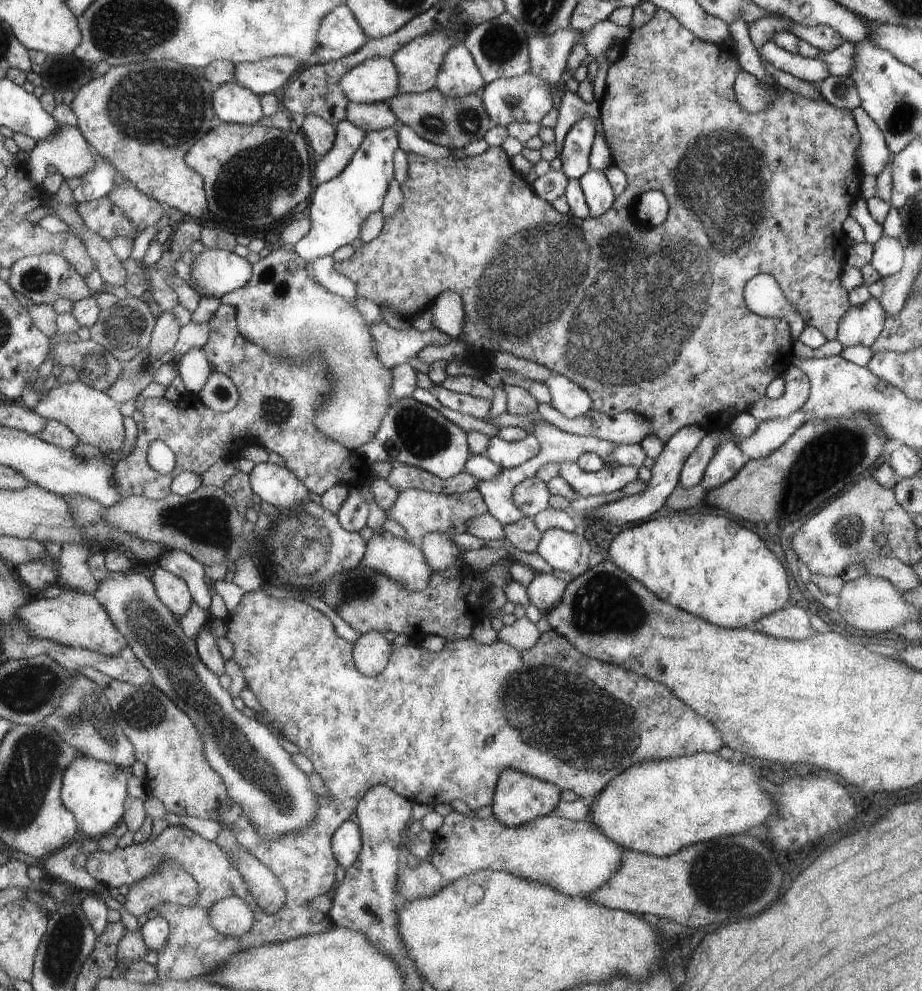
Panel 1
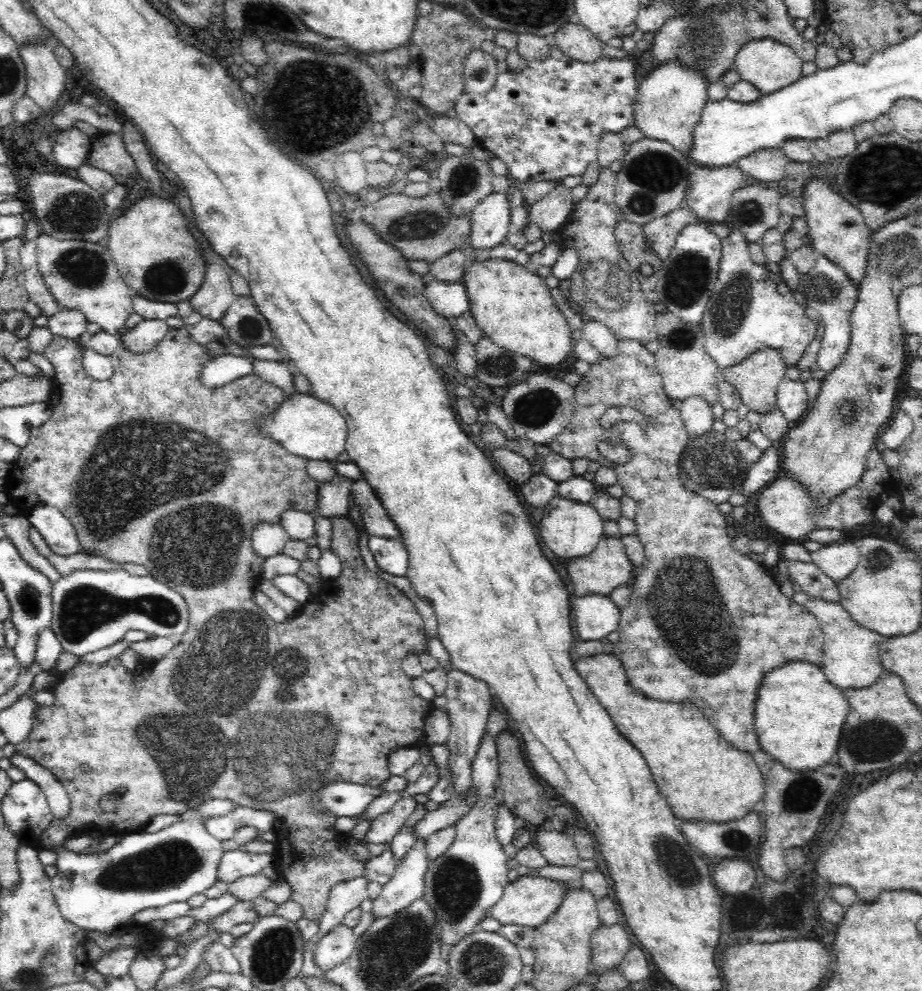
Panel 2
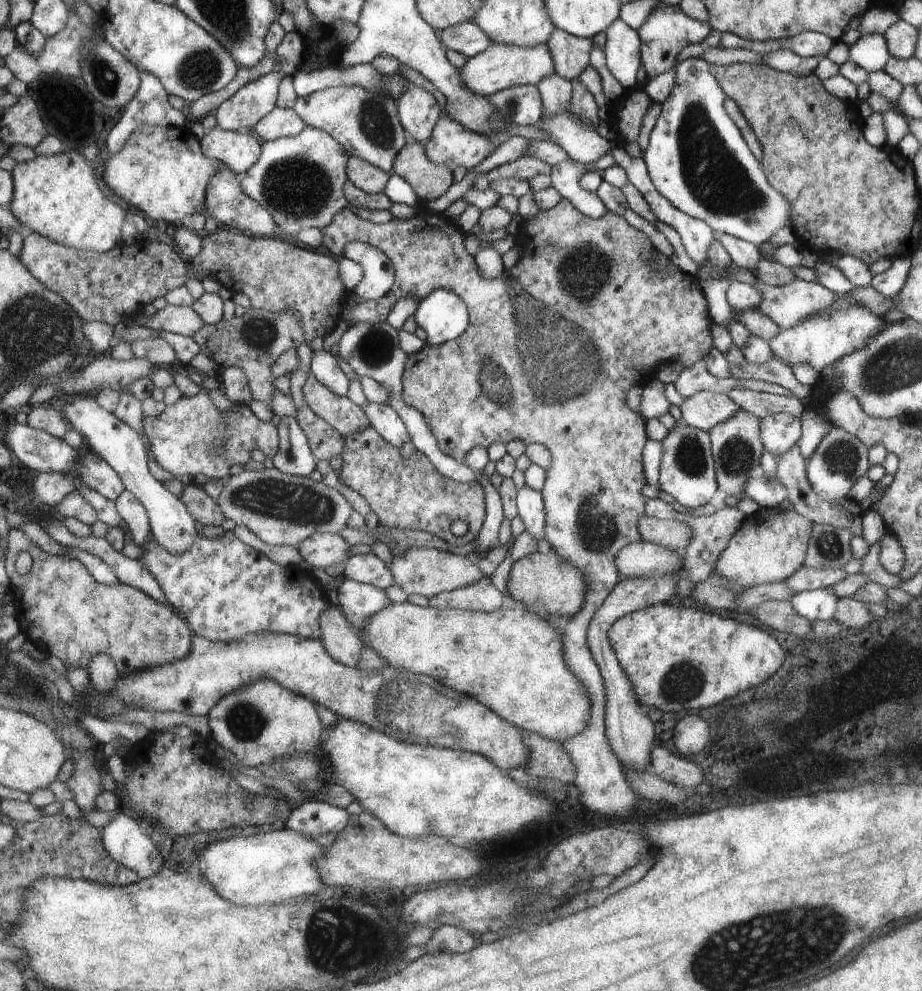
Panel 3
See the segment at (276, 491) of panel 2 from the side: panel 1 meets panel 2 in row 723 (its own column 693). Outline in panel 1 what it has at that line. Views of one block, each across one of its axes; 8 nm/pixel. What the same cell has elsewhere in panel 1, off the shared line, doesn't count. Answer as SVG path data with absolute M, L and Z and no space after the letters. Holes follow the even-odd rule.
M654 8L650 15L649 22L645 26L639 26L639 28L633 28L630 30L629 36L622 43L622 48L619 58L610 64L606 76L606 84L604 89L603 96L599 99L599 116L601 119L603 134L606 136L607 144L609 145L610 152L613 153L612 164L615 164L619 170L623 170L624 174L627 176L627 188L624 189L624 192L616 196L616 200L613 201L611 208L600 214L599 216L589 217L587 219L581 220L580 218L574 217L571 214L559 214L556 210L553 210L553 207L548 202L545 202L544 199L539 198L534 192L529 183L525 181L524 176L519 175L516 171L512 169L511 158L507 157L507 154L503 151L503 148L500 146L491 147L488 146L485 149L485 152L477 156L465 157L465 158L440 158L439 160L432 160L425 158L421 155L414 155L409 153L407 155L407 180L400 183L401 194L403 198L399 208L393 210L391 216L383 217L382 228L376 238L373 238L369 242L361 243L359 248L356 248L354 252L347 258L347 260L333 262L333 268L341 274L341 276L346 276L355 284L355 299L356 298L365 298L369 302L381 306L381 304L387 304L391 310L395 310L397 314L401 314L405 320L411 321L415 314L423 312L427 309L433 300L441 293L445 291L455 292L461 302L463 302L463 328L457 336L457 340L465 342L469 346L469 351L466 357L466 361L469 363L469 366L475 364L477 361L477 352L478 350L485 350L486 352L495 354L495 352L507 352L507 354L513 354L520 359L525 359L535 364L540 364L544 366L549 371L556 373L557 375L564 376L580 386L589 394L592 403L591 409L597 410L597 412L604 413L605 415L612 416L615 413L621 411L631 411L643 416L645 420L649 420L649 433L657 436L659 440L664 445L667 440L670 440L677 432L677 430L683 428L687 425L695 425L701 427L706 433L707 432L717 432L717 430L725 430L729 422L732 421L732 418L737 414L747 413L749 406L753 405L753 402L757 402L759 398L769 395L770 385L773 379L777 376L783 374L783 372L791 364L791 334L789 334L789 324L781 318L775 317L760 317L759 315L753 314L745 304L743 300L743 287L747 284L747 280L751 280L753 276L759 273L769 274L773 276L777 286L781 288L781 294L785 296L787 302L791 302L795 306L795 310L801 314L803 318L803 324L805 326L812 326L813 328L818 328L826 340L831 340L836 338L836 330L839 328L840 318L844 316L848 308L851 306L848 302L848 290L845 290L845 287L841 286L840 273L843 272L843 266L845 265L844 256L845 256L845 231L843 229L843 224L845 218L848 218L849 208L854 202L857 202L857 199L860 198L859 186L861 186L861 179L864 176L864 171L861 170L860 162L857 162L855 158L855 150L858 150L860 146L860 131L857 130L856 122L853 122L853 114L850 110L843 110L831 106L825 99L821 100L807 100L807 98L801 98L799 94L795 92L789 92L783 88L779 88L776 85L773 86L763 86L767 92L769 92L769 108L761 110L761 112L750 113L745 112L739 104L737 104L737 99L735 94L733 94L733 84L735 80L735 74L741 70L740 64L736 60L735 52L731 50L725 50L725 48L717 48L717 44L711 42L703 42L701 39L697 38L692 31L687 30L684 26L681 26L673 14L669 14L669 11ZM719 144L719 146L717 146ZM787 174L787 176L783 176ZM773 184L773 186L771 186ZM781 184L793 184L791 190L783 188ZM757 188L757 190L755 190ZM657 190L665 196L668 211L665 220L658 224L657 226L649 226L645 222L641 222L635 216L635 208L638 202L639 196L645 191ZM733 224L733 226L731 226ZM711 234L711 236L709 236ZM755 240L755 244L753 244ZM755 250L755 252L753 252ZM743 252L743 254L739 254ZM691 270L691 272L689 272ZM699 272L699 278L693 278L693 274ZM525 276L525 278L523 278ZM695 292L697 292L697 298L695 298ZM695 310L695 312L693 312Z

